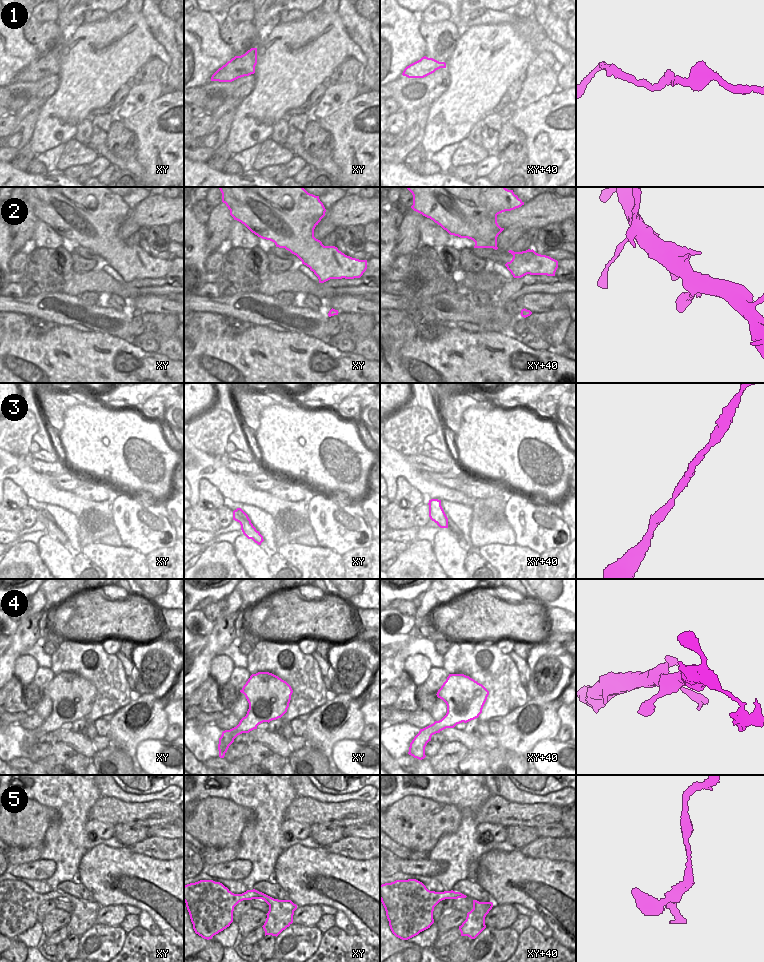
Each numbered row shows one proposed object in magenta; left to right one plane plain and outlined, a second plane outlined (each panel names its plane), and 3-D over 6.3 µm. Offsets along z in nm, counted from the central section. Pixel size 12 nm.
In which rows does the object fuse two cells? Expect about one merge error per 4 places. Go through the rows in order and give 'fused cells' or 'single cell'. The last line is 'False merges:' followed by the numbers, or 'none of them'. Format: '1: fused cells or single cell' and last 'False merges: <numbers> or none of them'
1: single cell
2: single cell
3: single cell
4: single cell
5: single cell
False merges: none of them

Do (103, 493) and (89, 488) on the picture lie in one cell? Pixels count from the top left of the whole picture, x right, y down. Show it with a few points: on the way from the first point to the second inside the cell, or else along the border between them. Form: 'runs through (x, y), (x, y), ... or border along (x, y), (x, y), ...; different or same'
runs through (100, 491), (92, 490); same

